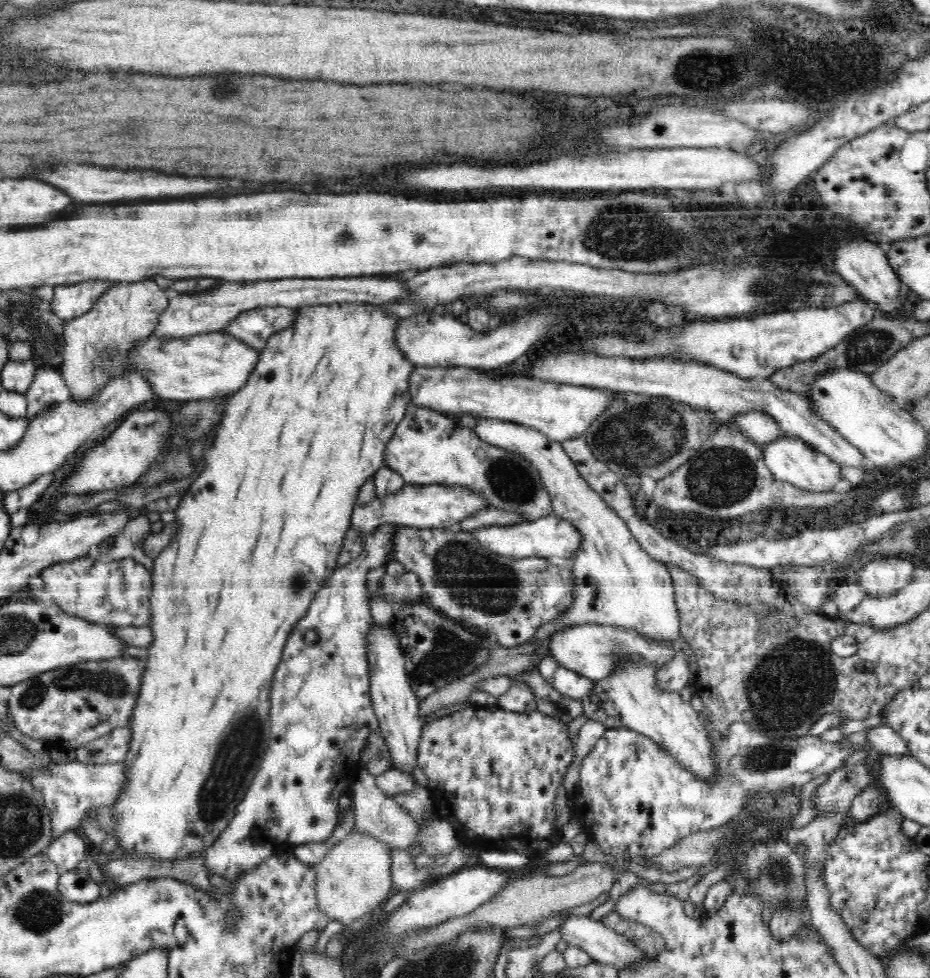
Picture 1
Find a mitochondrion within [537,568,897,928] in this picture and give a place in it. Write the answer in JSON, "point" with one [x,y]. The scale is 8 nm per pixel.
{"point":[785,688]}

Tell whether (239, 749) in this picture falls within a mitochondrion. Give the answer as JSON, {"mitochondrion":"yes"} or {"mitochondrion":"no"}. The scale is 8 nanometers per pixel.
{"mitochondrion":"yes"}

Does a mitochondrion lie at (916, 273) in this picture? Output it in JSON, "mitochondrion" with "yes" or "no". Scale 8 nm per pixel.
{"mitochondrion":"no"}

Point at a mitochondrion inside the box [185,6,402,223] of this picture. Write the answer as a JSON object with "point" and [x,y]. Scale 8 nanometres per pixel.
{"point":[226,86]}

